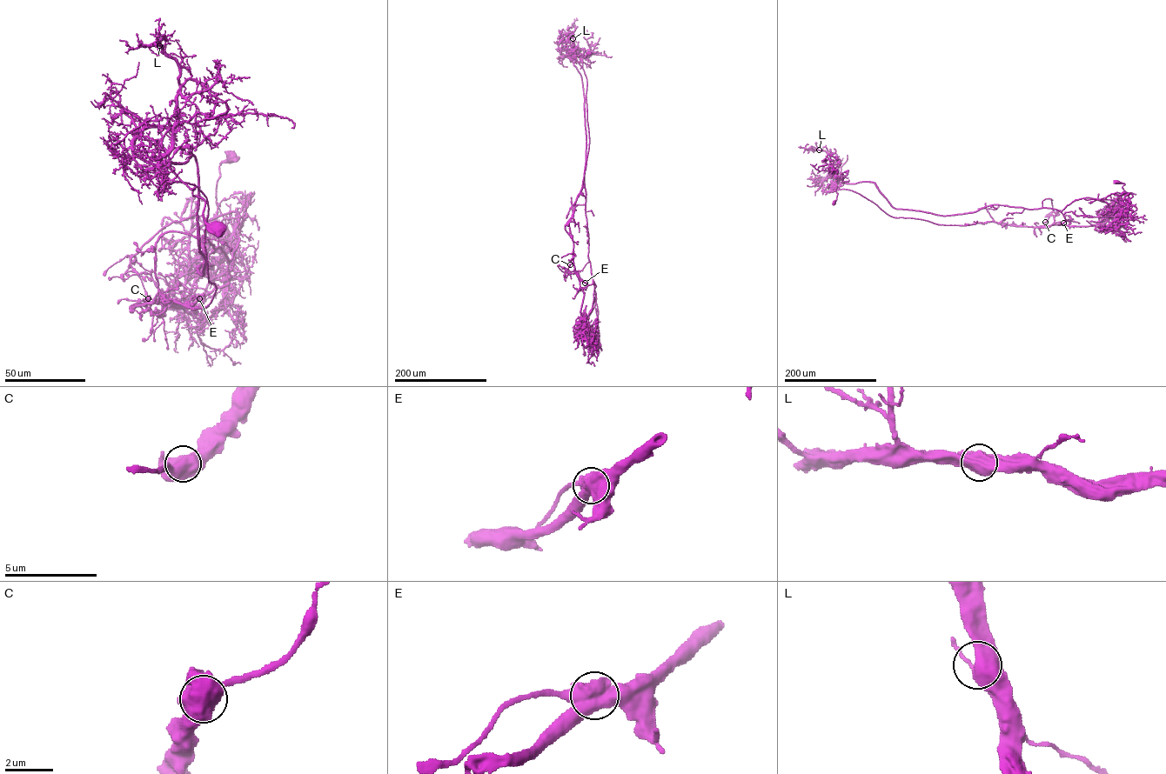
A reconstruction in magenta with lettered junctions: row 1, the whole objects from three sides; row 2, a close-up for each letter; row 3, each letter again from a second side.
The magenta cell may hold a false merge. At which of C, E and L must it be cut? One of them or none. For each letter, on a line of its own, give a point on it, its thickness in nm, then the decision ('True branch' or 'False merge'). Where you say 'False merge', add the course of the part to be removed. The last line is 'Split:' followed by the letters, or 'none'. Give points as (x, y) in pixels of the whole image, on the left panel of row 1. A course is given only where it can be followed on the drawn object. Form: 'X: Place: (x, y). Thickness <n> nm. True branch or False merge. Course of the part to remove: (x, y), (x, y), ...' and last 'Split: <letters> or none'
C: Place: (148, 298). Thickness 700 nm. True branch
E: Place: (199, 298). Thickness 600 nm. False merge. Course of the part to remove: (199, 298), (130, 307), (204, 309), (216, 289), (206, 198), (161, 173), (170, 121), (123, 110)
L: Place: (159, 45). Thickness 650 nm. True branch
Split: E

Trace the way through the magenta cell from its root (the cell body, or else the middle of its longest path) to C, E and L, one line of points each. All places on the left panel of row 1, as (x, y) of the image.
C: (218, 229), (164, 163), (206, 197), (216, 291), (204, 309), (144, 298), (160, 316), (140, 273), (148, 298)
E: (218, 229), (164, 163), (167, 183), (206, 197), (216, 291), (204, 309), (143, 300), (164, 316), (199, 298)
L: (218, 229), (204, 220), (204, 202), (192, 194), (194, 188), (170, 167), (179, 67), (159, 45)

